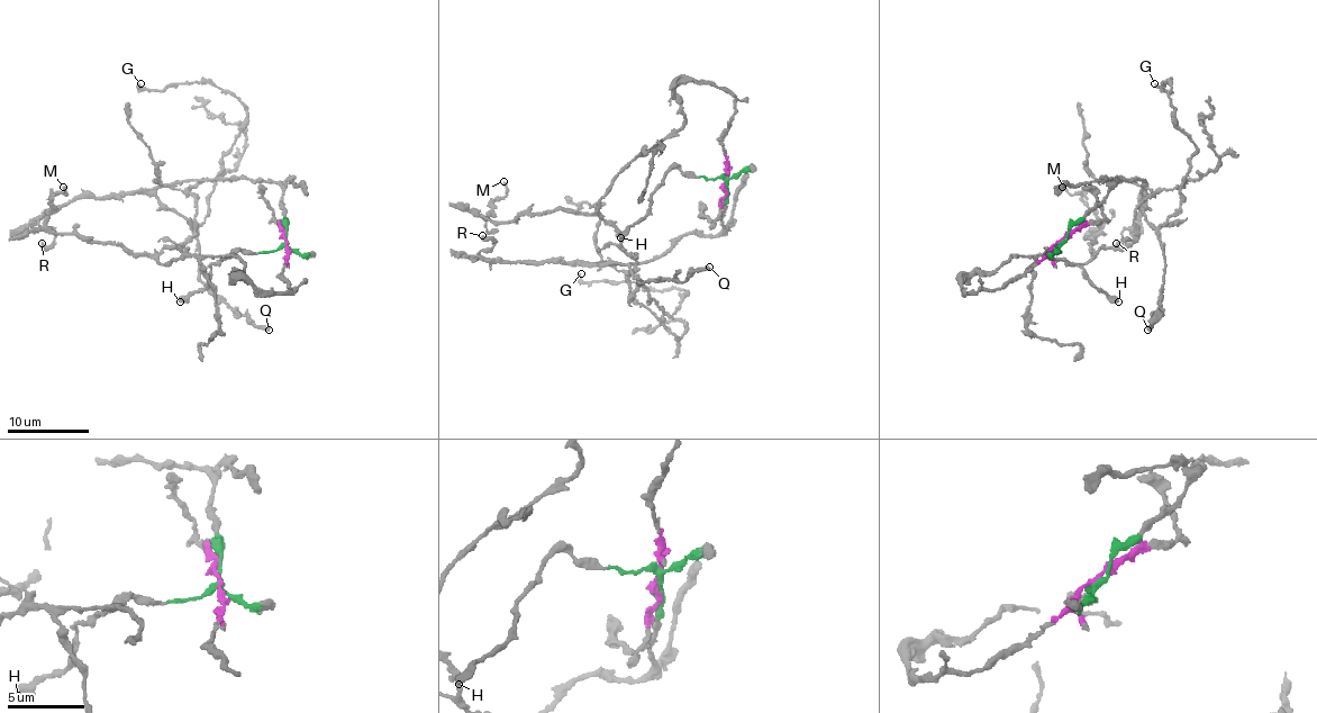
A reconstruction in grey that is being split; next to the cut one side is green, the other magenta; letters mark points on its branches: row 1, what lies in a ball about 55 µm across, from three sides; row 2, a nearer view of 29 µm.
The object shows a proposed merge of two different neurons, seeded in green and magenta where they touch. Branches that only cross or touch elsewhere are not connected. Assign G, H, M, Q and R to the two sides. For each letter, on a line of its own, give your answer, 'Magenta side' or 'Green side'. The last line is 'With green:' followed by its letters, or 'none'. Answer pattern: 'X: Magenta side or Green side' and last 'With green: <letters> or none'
G: Green side
H: Green side
M: Magenta side
Q: Green side
R: Green side
With green: G, H, Q, R

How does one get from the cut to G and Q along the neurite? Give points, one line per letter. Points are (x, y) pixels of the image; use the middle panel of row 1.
G: (726, 181), (717, 234), (683, 234), (648, 261), (598, 264), (624, 262), (671, 315), (687, 294), (581, 272)
Q: (726, 181), (714, 236), (598, 264), (621, 262), (641, 282), (709, 267)

